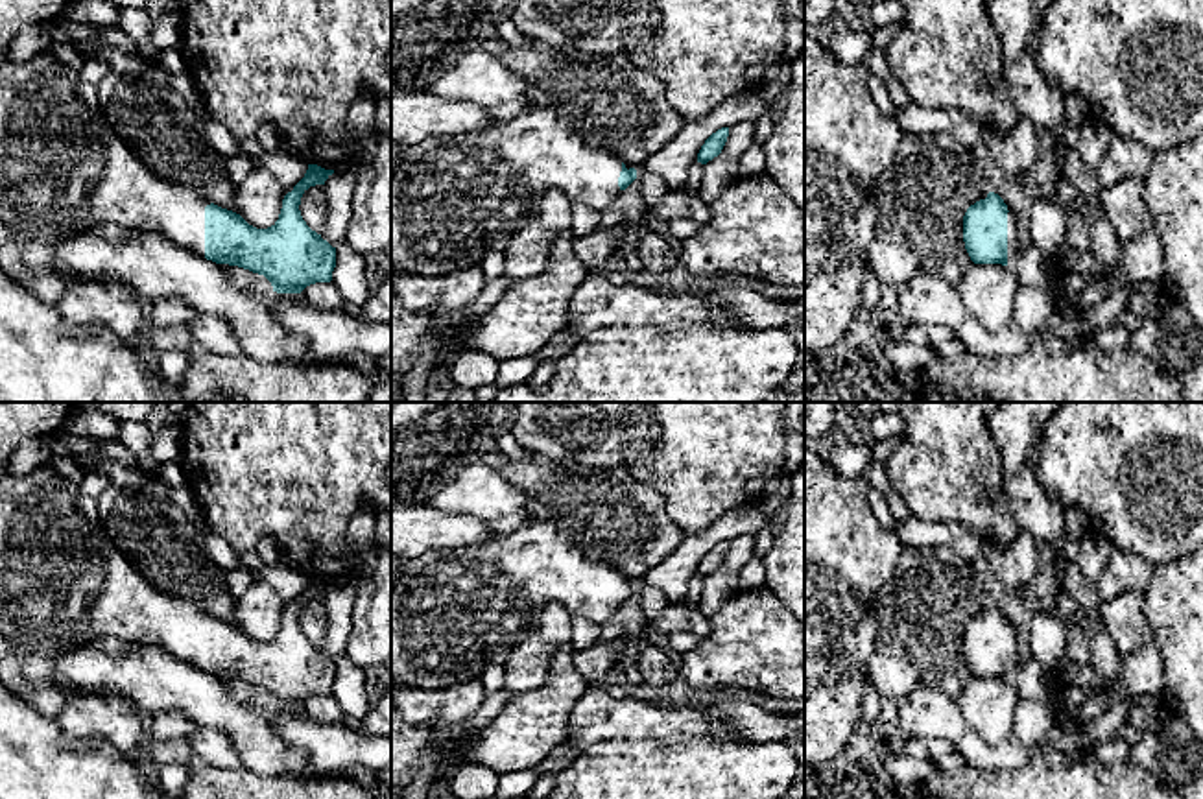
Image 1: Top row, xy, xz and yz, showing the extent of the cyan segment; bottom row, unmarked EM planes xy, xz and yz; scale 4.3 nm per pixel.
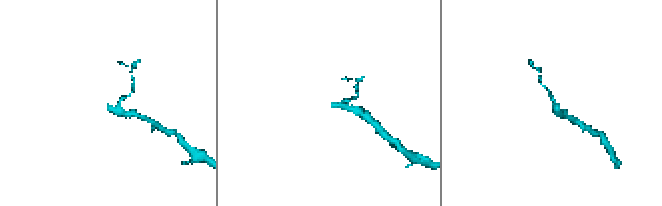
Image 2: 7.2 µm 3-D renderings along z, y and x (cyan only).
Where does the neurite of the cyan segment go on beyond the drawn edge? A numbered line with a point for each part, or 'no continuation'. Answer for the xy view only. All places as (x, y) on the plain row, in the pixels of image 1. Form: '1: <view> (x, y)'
1: xy (63, 584)

